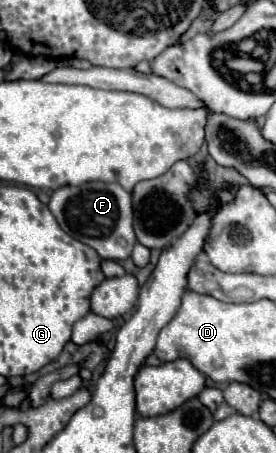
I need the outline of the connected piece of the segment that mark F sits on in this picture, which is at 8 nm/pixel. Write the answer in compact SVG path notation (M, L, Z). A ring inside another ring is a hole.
M88 182L80 186L64 186L52 192L48 208L64 232L94 248L100 258L120 262L130 256L136 242L132 228L132 194L120 188L120 184Z

